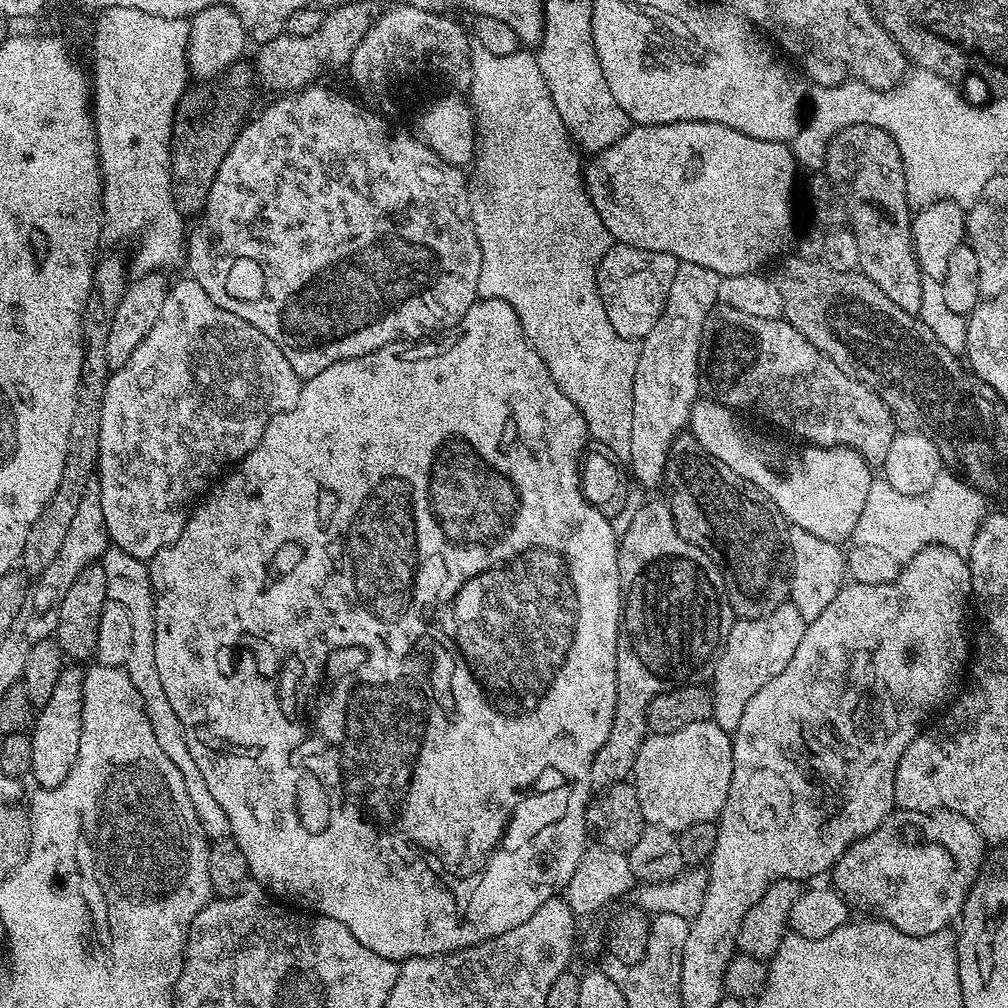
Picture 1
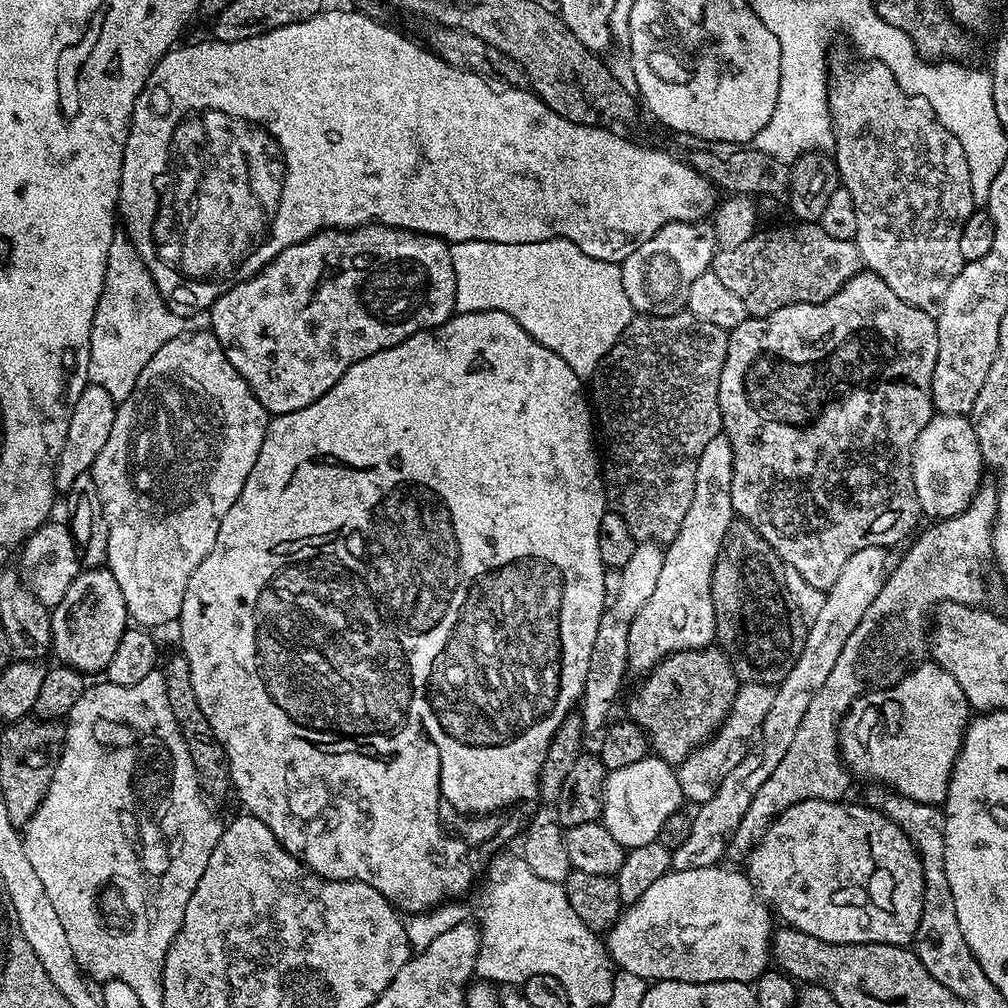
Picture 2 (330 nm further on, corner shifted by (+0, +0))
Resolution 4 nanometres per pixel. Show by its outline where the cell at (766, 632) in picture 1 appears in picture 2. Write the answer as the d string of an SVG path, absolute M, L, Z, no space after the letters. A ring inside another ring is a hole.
M744 682L736 689L736 697L728 716L720 724L720 729L708 743L703 744L698 750L694 750L676 768L676 777L682 786L682 794L685 801L692 806L706 803L718 790L722 778L738 766L738 762L746 754L749 747L748 739L757 735L760 723L770 714L770 705L774 703L774 691L764 682Z

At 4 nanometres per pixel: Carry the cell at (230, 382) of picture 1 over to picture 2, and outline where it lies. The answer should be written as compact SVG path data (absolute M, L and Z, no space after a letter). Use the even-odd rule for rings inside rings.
M186 330L178 338L170 338L146 362L142 374L138 374L138 382L125 400L119 401L114 418L114 426L110 426L110 438L106 438L106 446L102 446L98 458L92 463L94 486L98 486L98 498L102 498L102 510L106 514L106 522L110 530L110 546L108 547L107 568L114 574L118 587L122 589L122 598L126 598L129 617L139 627L157 630L163 624L179 621L182 610L182 598L186 598L186 586L190 582L190 574L198 570L202 558L214 550L214 538L218 538L218 526L222 526L222 518L230 511L230 506L238 502L238 494L242 494L242 486L246 486L246 478L250 478L250 470L254 470L254 462L258 462L258 450L262 450L262 438L266 438L270 414L258 402L258 398L250 390L246 378L230 366L230 358L222 350L216 335L210 330L192 332Z

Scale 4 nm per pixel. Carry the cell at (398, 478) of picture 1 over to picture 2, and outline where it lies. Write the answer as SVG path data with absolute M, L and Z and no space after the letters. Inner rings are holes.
M486 310L486 311L485 311L485 312L456 312L456 313L455 313L455 314L454 314L454 315L453 315L453 316L452 316L452 317L451 317L451 318L449 318L449 319L448 319L448 320L447 320L447 321L446 321L446 322L445 322L445 324L443 324L443 325L442 325L442 326L438 326L438 327L437 327L437 328L427 328L427 329L426 329L426 330L422 330L422 331L421 331L421 332L419 332L419 333L418 333L418 334L414 334L414 335L413 335L413 336L411 336L411 337L410 337L410 338L406 338L406 339L405 339L405 340L403 340L403 341L402 341L402 342L398 342L398 346L394 346L394 347L393 347L393 348L387 348L387 349L386 349L386 350L378 350L378 354L370 354L370 358L362 358L362 362L354 362L354 366L350 366L350 370L346 370L346 374L342 374L342 378L338 378L338 382L334 382L334 386L330 386L330 390L326 390L326 394L322 394L322 398L318 398L318 399L317 399L317 400L315 400L315 401L314 401L314 402L310 402L310 406L302 406L302 410L294 410L294 411L293 411L293 412L291 412L291 413L290 413L290 414L282 414L282 415L281 415L281 416L272 416L272 417L271 417L271 419L269 419L269 421L268 421L268 429L267 429L267 430L266 430L266 438L262 438L262 450L258 450L258 462L254 462L254 470L250 470L250 478L246 478L246 486L242 486L242 494L238 494L238 502L234 502L234 506L230 506L230 511L228 511L228 512L227 512L227 514L226 514L226 518L222 518L222 526L218 526L218 538L214 538L214 550L210 550L210 554L206 554L206 558L202 558L202 563L200 563L200 565L199 565L199 566L198 566L198 570L194 570L194 574L190 574L190 582L189 582L189 583L188 583L188 585L187 585L187 586L186 586L186 598L182 598L182 610L181 610L181 611L180 611L180 618L179 618L179 621L178 621L178 627L180 627L180 648L179 648L179 651L180 651L180 652L181 652L181 653L182 653L182 655L183 655L183 656L184 656L184 658L185 658L185 660L186 660L186 662L188 662L188 663L189 663L189 666L190 666L190 683L191 683L191 685L192 685L192 686L194 686L194 696L195 696L195 697L196 697L196 698L198 698L198 705L199 705L199 706L200 706L200 707L201 707L201 708L202 708L202 714L204 714L204 715L205 715L205 716L206 716L206 721L207 721L207 722L209 722L209 724L210 724L210 730L211 730L211 731L212 731L212 733L213 733L213 735L215 735L215 736L216 736L216 738L217 738L217 740L218 740L218 742L219 742L219 743L220 743L220 744L222 744L222 745L224 745L224 750L225 750L225 756L226 756L226 758L227 758L227 759L228 759L228 762L229 762L229 774L230 774L230 776L231 776L231 787L232 787L232 788L233 788L233 789L234 789L234 792L235 792L235 794L236 794L236 792L237 792L237 794L238 794L238 795L240 795L240 800L241 800L241 802L242 802L242 803L244 803L244 804L245 804L245 806L246 806L246 807L248 807L248 808L245 808L245 809L246 809L246 812L247 812L247 815L250 815L250 816L256 816L256 817L258 817L258 818L259 818L259 820L261 820L261 821L262 821L262 822L266 822L266 826L270 826L270 834L274 834L274 838L278 838L278 842L279 842L279 843L280 843L280 845L281 845L281 846L283 846L283 848L284 848L284 849L285 849L285 850L286 850L286 851L288 851L288 852L289 852L289 853L290 853L290 855L291 855L291 856L293 856L293 857L294 857L294 858L298 858L298 859L299 859L299 860L301 860L301 861L302 861L302 862L303 862L303 863L304 863L304 864L305 864L305 866L306 866L306 867L307 867L307 868L308 868L308 869L309 869L309 870L311 870L311 872L316 872L316 873L317 873L317 874L319 874L319 876L321 876L321 877L322 877L322 878L326 878L326 879L327 879L327 880L328 880L328 881L329 881L329 880L357 880L357 881L358 881L358 882L362 882L362 883L363 883L363 884L365 884L365 885L366 885L366 886L374 886L374 890L378 890L378 894L382 894L382 895L383 895L383 896L384 896L384 897L386 897L386 899L387 899L387 900L388 900L388 901L389 901L389 902L391 902L391 903L392 903L392 904L393 904L393 905L395 905L395 907L396 907L396 908L397 908L397 909L400 909L400 910L403 910L403 911L404 911L404 912L405 912L405 913L407 913L407 912L406 912L406 911L408 911L408 914L419 914L419 913L422 913L422 912L427 912L427 911L429 911L429 910L431 910L431 909L433 909L433 908L435 908L435 907L437 907L437 905L439 905L439 904L440 904L440 903L441 903L441 901L443 901L443 900L444 900L444 899L445 899L445 898L460 898L460 895L462 895L462 894L463 894L463 892L464 892L464 891L466 891L466 890L467 890L467 888L468 888L468 887L470 887L470 886L471 886L471 884L472 884L472 883L474 883L474 882L475 882L475 880L476 880L476 875L478 875L478 874L479 874L479 872L480 872L480 871L482 871L482 870L483 870L483 868L484 868L484 863L486 863L486 862L487 862L487 860L488 860L488 855L490 855L490 854L491 854L491 852L492 852L492 851L494 851L494 850L495 850L495 848L500 848L500 847L502 847L502 846L503 846L503 844L508 844L508 843L510 843L510 842L511 842L511 840L512 840L512 839L514 839L514 838L515 838L515 836L516 836L516 835L518 835L518 836L517 836L517 837L519 837L519 836L520 836L520 835L521 835L521 833L523 833L523 832L524 832L524 831L525 831L525 828L526 828L526 825L527 825L527 824L528 824L528 823L529 823L529 821L531 821L531 820L532 820L532 819L533 819L533 817L532 817L532 818L531 818L531 816L532 816L532 815L534 815L534 814L535 814L535 812L536 812L536 804L537 804L537 805L539 805L539 804L540 804L540 803L541 803L541 799L540 799L540 772L541 772L541 770L542 770L542 769L543 769L543 768L544 768L544 763L545 763L545 762L546 762L546 758L547 758L547 757L548 757L548 747L549 747L549 746L550 746L550 742L551 742L551 741L552 741L552 739L553 739L553 738L554 738L554 734L555 734L555 733L556 733L556 731L557 731L557 730L558 730L558 726L562 726L562 722L563 722L563 721L564 721L564 720L567 720L567 719L569 719L569 716L570 716L570 713L571 713L571 712L568 712L568 711L570 711L570 710L571 710L571 708L572 708L572 711L573 711L573 709L575 709L575 708L576 708L576 707L577 707L577 705L579 705L579 703L580 703L580 697L581 697L581 696L583 696L583 694L584 694L584 683L585 683L585 682L586 682L586 670L590 670L590 650L594 650L594 637L595 637L595 636L596 636L596 635L597 635L597 634L598 634L598 622L599 622L599 621L600 621L600 619L601 619L601 618L602 618L602 614L603 614L603 613L604 613L604 610L605 610L605 607L606 607L606 599L605 599L605 600L604 600L604 575L606 575L606 569L605 569L605 566L604 566L604 563L603 563L603 562L602 562L602 558L601 558L601 557L600 557L600 555L599 555L599 554L598 554L598 526L599 526L599 525L600 525L600 523L601 523L601 522L602 522L602 518L603 518L603 517L604 517L604 513L605 513L605 511L606 511L606 501L605 501L605 499L604 499L604 477L603 477L603 475L602 475L602 460L601 460L601 457L600 457L600 456L599 456L599 455L598 455L598 444L597 444L597 441L596 441L596 440L595 440L595 439L594 439L594 412L593 412L593 409L592 409L592 408L591 408L591 407L590 407L590 400L589 400L589 397L588 397L588 396L587 396L587 395L586 395L586 384L585 384L585 381L584 381L584 380L583 380L583 379L582 379L582 378L581 378L581 377L580 377L580 376L579 376L579 375L578 375L578 374L574 374L574 370L570 370L570 366L566 366L566 362L565 362L565 361L564 361L564 360L563 360L563 359L562 359L562 358L558 358L558 354L554 354L554 350L546 350L546 346L542 346L542 345L541 345L541 344L540 344L540 343L539 343L539 342L538 342L538 341L537 341L537 340L535 340L535 339L534 339L534 338L530 338L530 334L526 334L526 330L522 330L522 326L518 326L518 322L517 322L517 321L516 321L516 320L515 320L515 319L514 319L514 318L510 318L510 314L502 314L502 313L501 313L501 312L499 312L499 311L498 311L498 310Z

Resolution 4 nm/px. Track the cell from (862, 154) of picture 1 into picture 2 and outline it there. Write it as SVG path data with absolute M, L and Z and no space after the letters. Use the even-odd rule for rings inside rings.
M867 270L856 272L854 278L847 280L835 294L826 298L826 302L782 306L774 310L774 314L751 317L729 331L726 362L718 382L718 406L722 414L722 434L734 450L734 474L730 482L732 511L763 540L770 542L778 558L798 570L810 586L821 590L832 588L834 582L838 582L838 573L842 566L846 566L846 558L850 558L850 554L858 554L858 550L867 548L887 549L888 544L907 541L917 531L916 523L922 520L922 513L914 490L912 451L918 434L922 434L926 422L930 422L934 415L934 362L938 362L935 315L902 302L902 298L898 298L898 294L894 294L894 290L890 290L878 274Z

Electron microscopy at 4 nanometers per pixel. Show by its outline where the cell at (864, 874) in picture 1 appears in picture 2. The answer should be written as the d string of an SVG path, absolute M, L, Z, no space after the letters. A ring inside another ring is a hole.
M807 800L790 806L781 816L776 817L768 829L760 836L755 845L754 854L747 857L746 875L752 887L756 889L757 896L761 897L765 905L770 906L771 911L777 917L780 916L785 925L797 928L806 934L814 934L814 938L822 938L822 942L831 944L903 944L913 943L918 922L922 918L922 898L924 897L924 879L922 878L922 862L916 847L906 838L906 834L890 818L886 818L881 812L875 812L863 802L848 804L849 802L833 802L831 800Z

